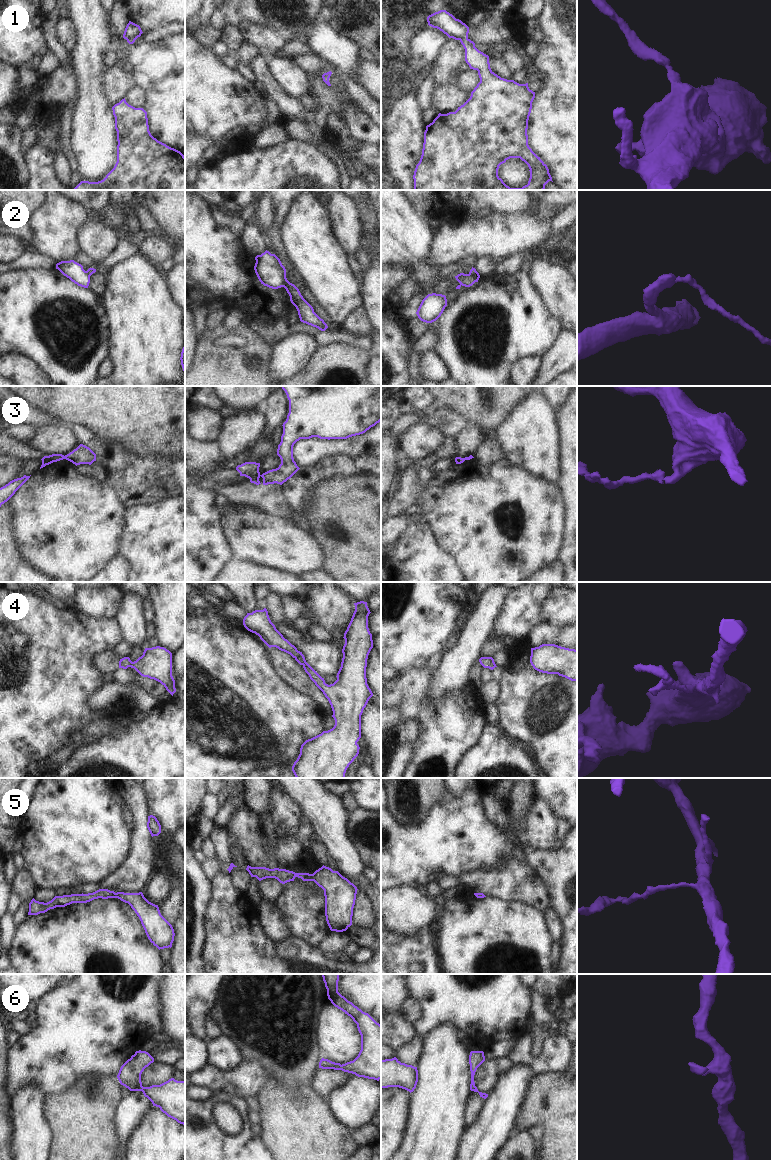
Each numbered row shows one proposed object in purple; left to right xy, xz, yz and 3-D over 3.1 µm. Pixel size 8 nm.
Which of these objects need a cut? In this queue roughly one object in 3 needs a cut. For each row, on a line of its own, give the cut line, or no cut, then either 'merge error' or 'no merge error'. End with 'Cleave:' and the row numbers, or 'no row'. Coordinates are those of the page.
1: cut none; no merge error
2: cut yz (469, 273), (478, 278); merge error
3: cut xy (64, 456), (65, 458); merge error
4: cut none; no merge error
5: cut none; no merge error
6: cut none; no merge error
Cleave: 2, 3

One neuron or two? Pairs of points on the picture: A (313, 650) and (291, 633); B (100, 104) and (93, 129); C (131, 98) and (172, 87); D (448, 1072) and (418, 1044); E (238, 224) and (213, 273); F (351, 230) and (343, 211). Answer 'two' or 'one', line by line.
A: one
B: one
C: two
D: two
E: two
F: one

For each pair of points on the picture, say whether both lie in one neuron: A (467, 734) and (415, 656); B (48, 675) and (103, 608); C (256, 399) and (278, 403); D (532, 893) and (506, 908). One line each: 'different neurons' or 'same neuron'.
A: different neurons
B: different neurons
C: different neurons
D: different neurons

